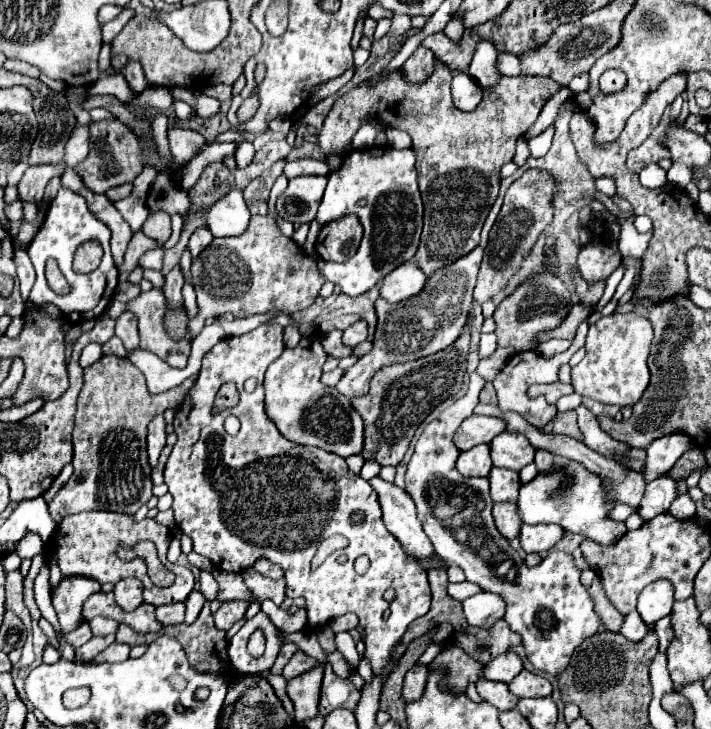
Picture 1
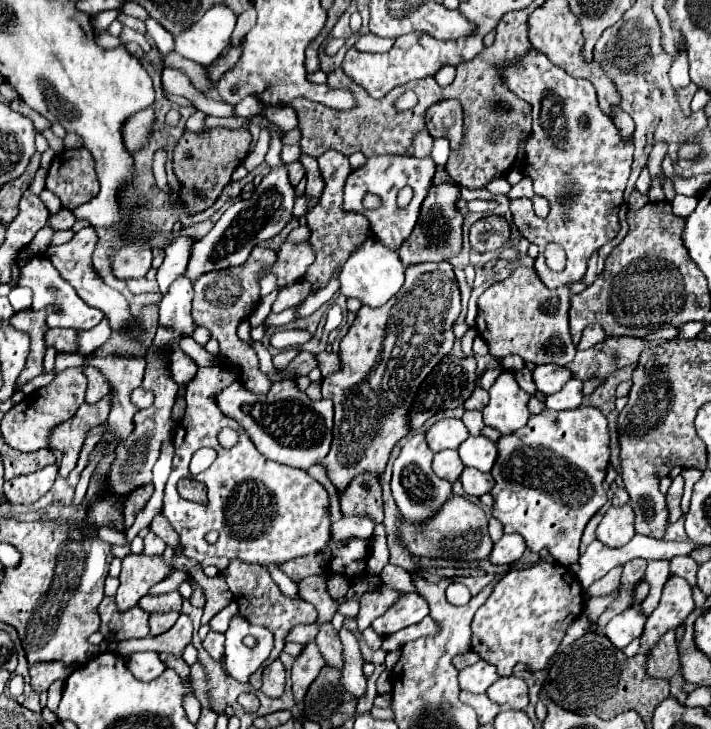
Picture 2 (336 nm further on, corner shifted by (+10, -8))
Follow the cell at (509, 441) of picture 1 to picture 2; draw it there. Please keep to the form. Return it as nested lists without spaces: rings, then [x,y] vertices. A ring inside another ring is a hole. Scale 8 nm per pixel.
[[[470,436],[468,440],[464,440],[460,444],[458,454],[460,454],[464,466],[478,468],[480,472],[490,472],[498,458],[498,448],[486,436]]]

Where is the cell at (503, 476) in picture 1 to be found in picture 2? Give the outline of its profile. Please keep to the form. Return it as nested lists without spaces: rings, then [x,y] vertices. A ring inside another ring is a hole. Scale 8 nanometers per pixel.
[[[464,468],[460,482],[464,486],[464,492],[470,496],[482,496],[494,488],[494,478],[492,474],[478,472],[476,468]]]

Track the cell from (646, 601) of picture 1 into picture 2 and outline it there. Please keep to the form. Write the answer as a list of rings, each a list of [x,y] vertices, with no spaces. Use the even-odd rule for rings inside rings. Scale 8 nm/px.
[[[632,606],[632,608],[626,608],[622,614],[614,616],[608,622],[608,626],[604,628],[604,634],[610,638],[610,642],[616,648],[622,650],[634,638],[640,638],[642,630],[644,630],[644,624],[646,624],[646,614],[642,612],[642,608]]]

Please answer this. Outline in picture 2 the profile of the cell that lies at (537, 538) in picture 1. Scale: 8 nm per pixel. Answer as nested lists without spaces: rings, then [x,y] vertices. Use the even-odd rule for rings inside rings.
[[[504,534],[496,544],[494,550],[490,554],[490,562],[492,564],[514,564],[522,558],[526,550],[526,544],[522,540],[522,536],[518,534]]]

